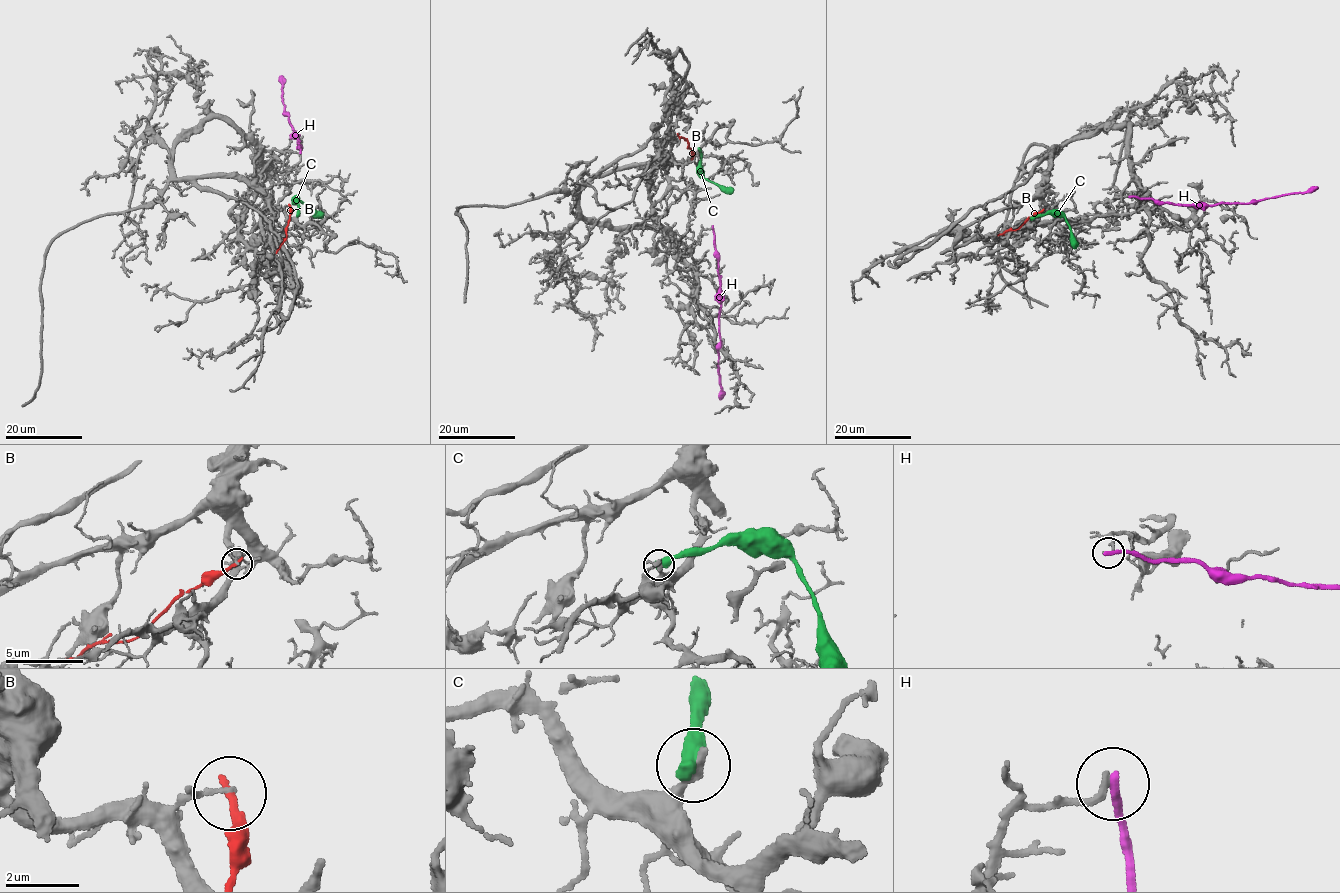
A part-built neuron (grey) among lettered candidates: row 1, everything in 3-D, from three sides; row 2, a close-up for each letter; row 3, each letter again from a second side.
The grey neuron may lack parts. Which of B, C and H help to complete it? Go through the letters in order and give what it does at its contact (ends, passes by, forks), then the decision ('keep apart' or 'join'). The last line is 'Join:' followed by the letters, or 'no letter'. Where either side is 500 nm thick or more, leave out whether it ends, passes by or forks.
B: it ends | keep apart
C: keep apart
H: it ends | keep apart
Join: no letter

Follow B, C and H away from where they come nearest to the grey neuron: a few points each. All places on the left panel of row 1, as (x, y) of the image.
B: (290, 205), (287, 234), (276, 253)
C: (298, 214), (297, 199), (321, 216)
H: (300, 152), (300, 146), (284, 111), (281, 76)

